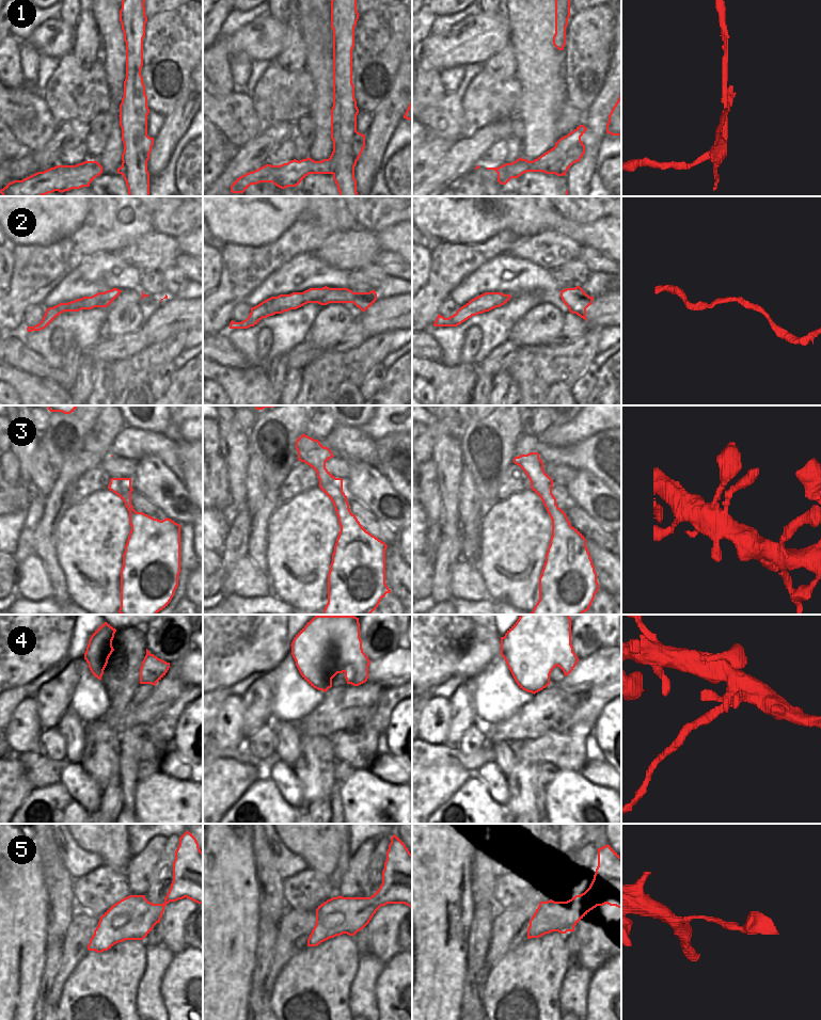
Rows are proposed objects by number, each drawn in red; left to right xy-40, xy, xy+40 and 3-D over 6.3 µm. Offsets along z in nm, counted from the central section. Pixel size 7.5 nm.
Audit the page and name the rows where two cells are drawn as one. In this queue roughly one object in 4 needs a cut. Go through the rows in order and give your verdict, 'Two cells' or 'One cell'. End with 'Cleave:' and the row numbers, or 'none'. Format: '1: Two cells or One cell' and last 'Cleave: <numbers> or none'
1: Two cells
2: One cell
3: One cell
4: Two cells
5: One cell
Cleave: 1, 4

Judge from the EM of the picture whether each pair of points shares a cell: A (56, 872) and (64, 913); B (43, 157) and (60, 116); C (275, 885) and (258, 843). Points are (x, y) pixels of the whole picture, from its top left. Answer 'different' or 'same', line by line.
A: same
B: different
C: same

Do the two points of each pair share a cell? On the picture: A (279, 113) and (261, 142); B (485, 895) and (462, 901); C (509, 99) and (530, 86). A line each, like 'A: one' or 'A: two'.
A: two
B: two
C: two

